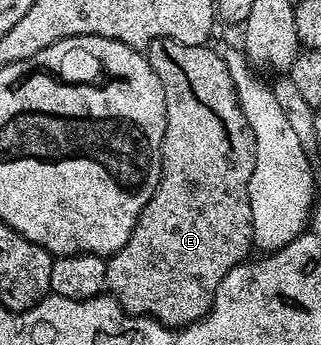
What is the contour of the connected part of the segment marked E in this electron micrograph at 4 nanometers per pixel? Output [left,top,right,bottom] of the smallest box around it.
[106,38,256,328]

